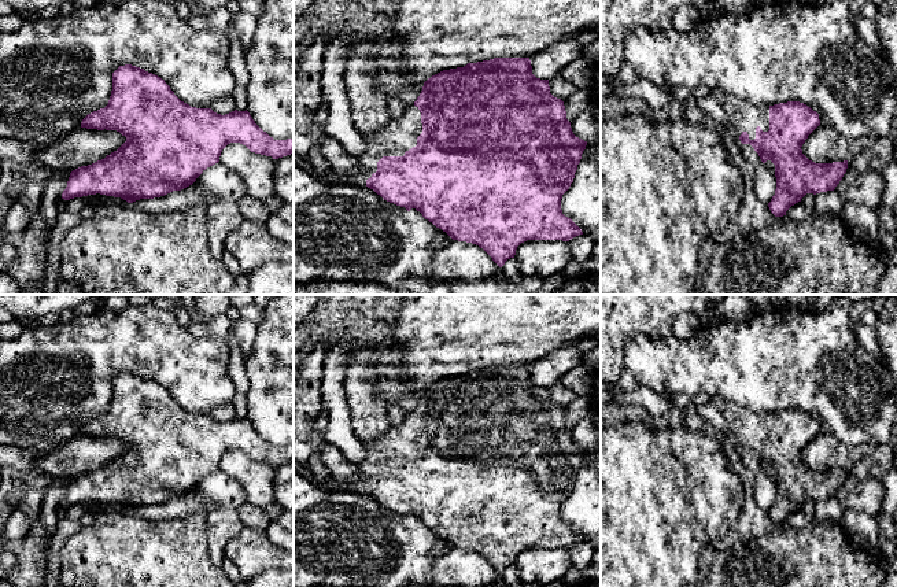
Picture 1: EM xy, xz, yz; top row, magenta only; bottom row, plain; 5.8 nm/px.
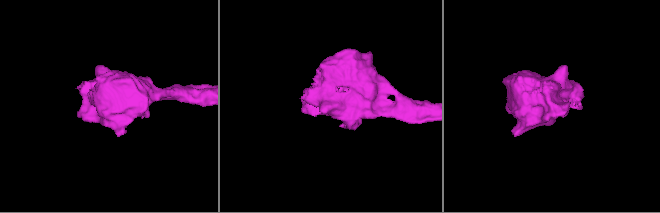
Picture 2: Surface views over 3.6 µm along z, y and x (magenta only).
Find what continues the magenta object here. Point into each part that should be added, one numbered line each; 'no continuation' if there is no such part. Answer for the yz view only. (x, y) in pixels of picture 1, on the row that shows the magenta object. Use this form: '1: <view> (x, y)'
1: yz (744, 115)

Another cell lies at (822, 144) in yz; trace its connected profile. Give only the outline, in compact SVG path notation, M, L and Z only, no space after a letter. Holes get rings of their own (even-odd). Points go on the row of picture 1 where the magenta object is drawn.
M819 125L808 136L801 149L802 154L815 163L833 163L854 159L871 144L872 140L868 137L846 140L839 137L831 128Z

